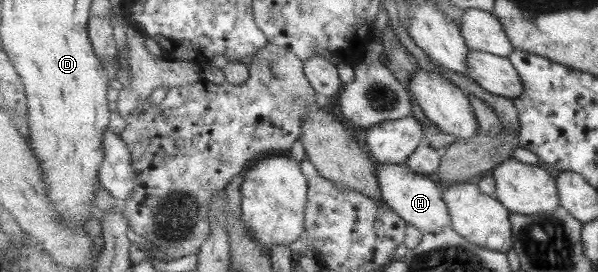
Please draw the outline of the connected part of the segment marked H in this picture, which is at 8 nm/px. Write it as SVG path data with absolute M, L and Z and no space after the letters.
M376 163L377 177L381 182L382 201L393 211L417 226L422 232L435 233L451 224L449 207L445 202L445 186L415 173L406 164Z

